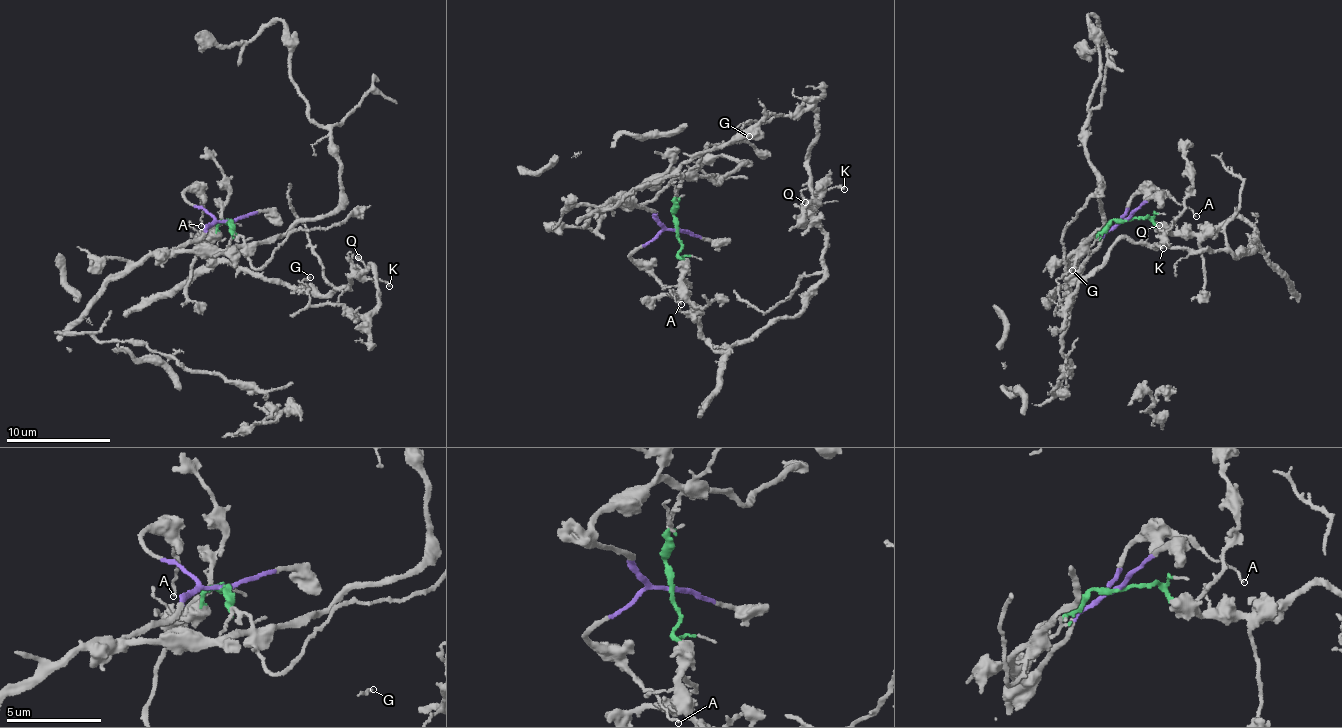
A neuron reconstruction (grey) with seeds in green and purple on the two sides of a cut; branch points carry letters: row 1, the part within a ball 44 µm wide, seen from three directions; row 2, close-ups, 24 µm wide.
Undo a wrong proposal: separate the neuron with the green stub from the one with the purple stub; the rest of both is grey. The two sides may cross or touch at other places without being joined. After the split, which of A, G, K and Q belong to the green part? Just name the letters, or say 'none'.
G, K, Q

